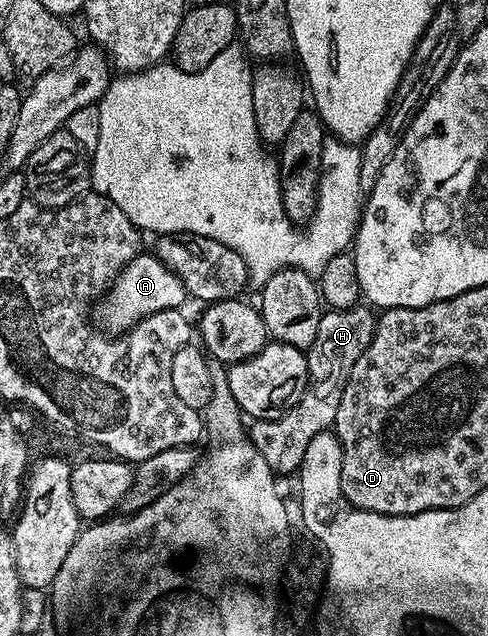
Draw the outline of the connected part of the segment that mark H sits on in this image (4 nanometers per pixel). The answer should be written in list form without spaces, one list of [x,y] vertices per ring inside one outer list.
[[[359,305],[357,307],[348,307],[339,311],[323,310],[322,320],[320,321],[320,330],[316,333],[316,341],[306,351],[306,360],[308,361],[308,371],[310,373],[310,383],[306,386],[306,391],[302,399],[296,405],[292,405],[282,414],[277,415],[274,419],[256,419],[249,424],[248,437],[260,449],[264,461],[279,476],[297,472],[304,461],[304,453],[316,437],[316,433],[329,431],[336,421],[336,409],[340,409],[340,397],[344,397],[344,385],[352,373],[352,369],[363,362],[362,354],[371,350],[375,342],[374,330],[377,329],[378,323],[374,320],[375,312],[369,306]]]

